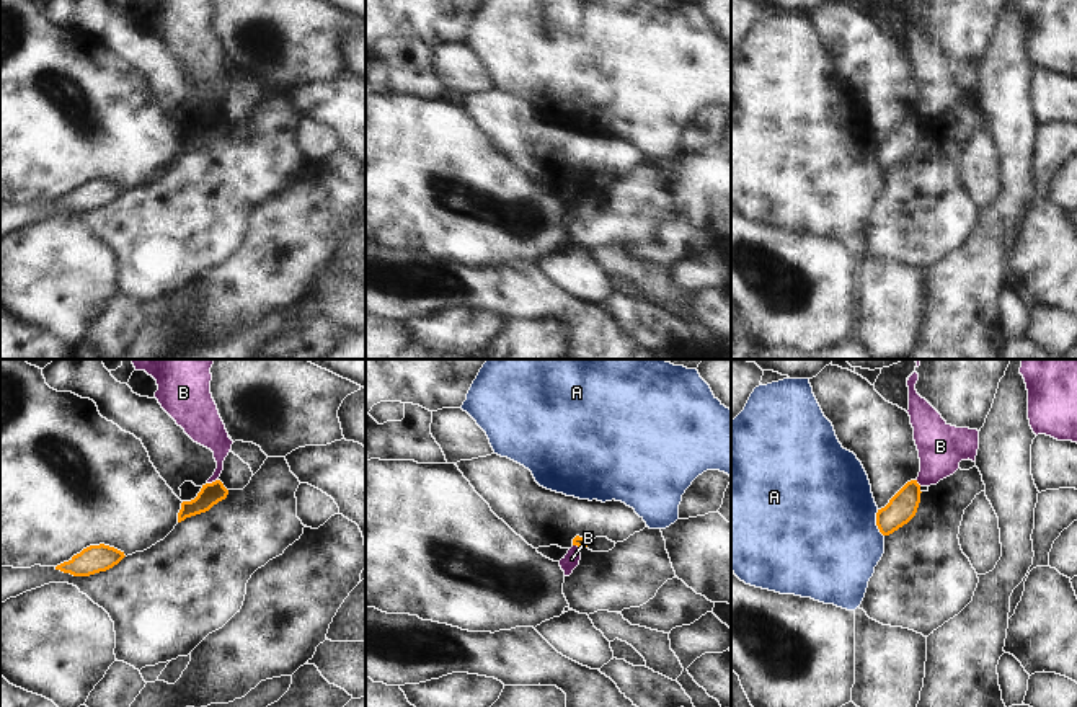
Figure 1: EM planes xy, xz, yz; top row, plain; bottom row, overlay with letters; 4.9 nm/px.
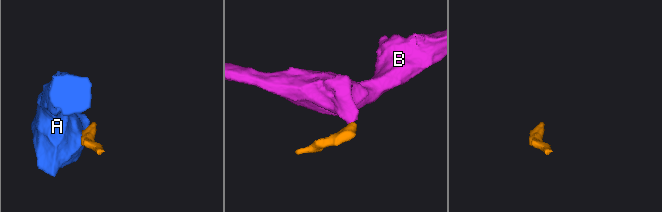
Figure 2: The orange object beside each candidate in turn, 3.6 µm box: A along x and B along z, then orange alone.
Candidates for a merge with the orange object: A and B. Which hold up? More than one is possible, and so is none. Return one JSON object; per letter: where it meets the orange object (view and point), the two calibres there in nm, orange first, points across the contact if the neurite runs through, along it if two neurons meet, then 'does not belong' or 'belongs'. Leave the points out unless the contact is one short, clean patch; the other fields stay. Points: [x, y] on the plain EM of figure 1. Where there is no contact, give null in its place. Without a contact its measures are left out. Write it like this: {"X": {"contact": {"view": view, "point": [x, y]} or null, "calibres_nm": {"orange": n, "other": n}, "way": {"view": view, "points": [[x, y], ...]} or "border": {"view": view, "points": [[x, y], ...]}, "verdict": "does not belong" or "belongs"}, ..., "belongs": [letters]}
{"A": {"contact": {"view": "yz", "point": [877, 157]}, "calibres_nm": {"orange": 140, "other": 500}, "border": {"view": "yz", "points": [[877, 144], [877, 162], [883, 170]]}, "verdict": "does not belong"}, "B": {"contact": {"view": "xy", "point": [212, 116]}, "calibres_nm": {"orange": 110, "other": 160}, "border": {"view": "xy", "points": [[217, 113], [208, 118]]}, "verdict": "does not belong"}, "belongs": []}

